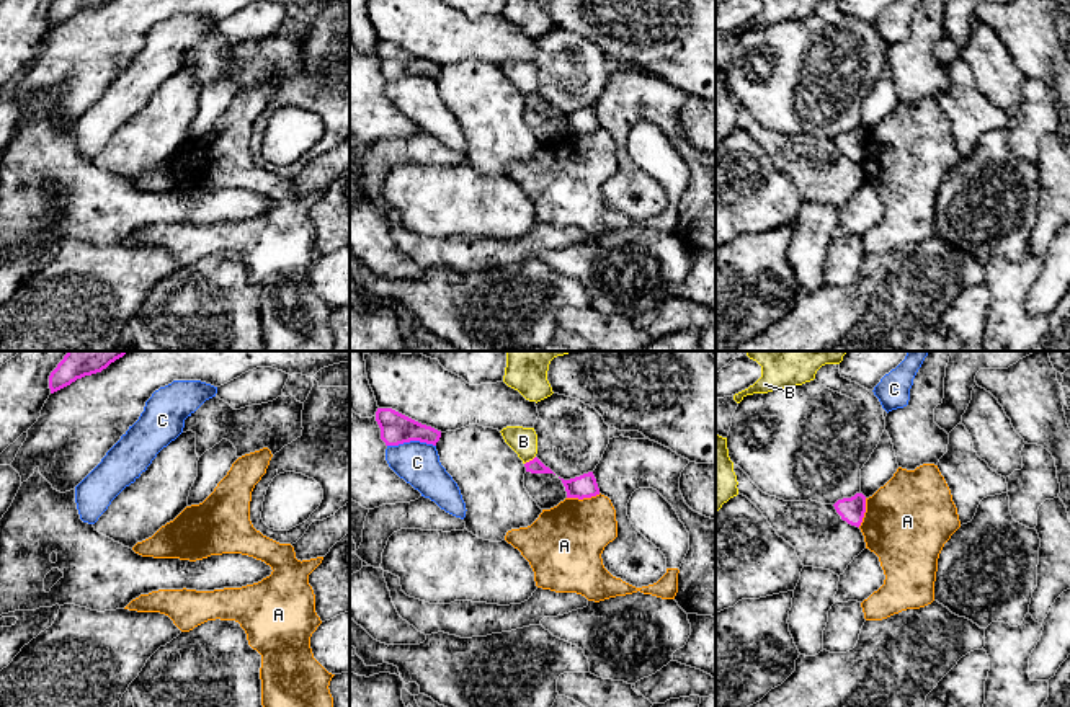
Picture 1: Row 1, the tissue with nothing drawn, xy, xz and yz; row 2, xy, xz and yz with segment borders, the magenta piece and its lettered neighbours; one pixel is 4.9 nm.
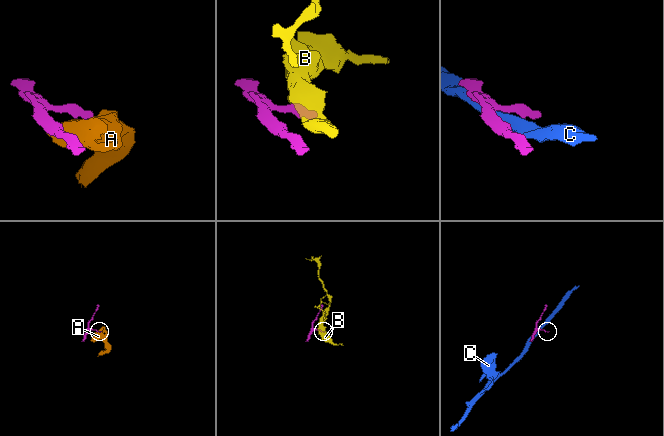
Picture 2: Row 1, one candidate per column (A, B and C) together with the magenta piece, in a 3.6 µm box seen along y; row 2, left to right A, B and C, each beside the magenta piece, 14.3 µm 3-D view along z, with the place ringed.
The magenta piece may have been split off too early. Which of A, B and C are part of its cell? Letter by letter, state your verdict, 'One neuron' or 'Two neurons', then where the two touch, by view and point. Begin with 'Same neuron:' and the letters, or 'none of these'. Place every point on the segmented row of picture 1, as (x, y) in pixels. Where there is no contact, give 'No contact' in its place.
Same neuron: none of these
A: Two neurons. Touches magenta at xz (584, 497)
B: Two neurons. Touches magenta at xz (530, 461)
C: Two neurons. Touches magenta at xz (410, 440)

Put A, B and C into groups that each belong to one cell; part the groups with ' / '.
A / B / C

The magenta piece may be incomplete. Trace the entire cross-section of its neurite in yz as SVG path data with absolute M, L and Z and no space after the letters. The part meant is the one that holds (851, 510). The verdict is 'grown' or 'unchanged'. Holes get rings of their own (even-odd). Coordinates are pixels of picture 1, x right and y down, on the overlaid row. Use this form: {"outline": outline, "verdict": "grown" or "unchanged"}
{"outline": "M856 493L851 498L838 500L833 506L843 521L859 527L866 513L866 496Z", "verdict": "unchanged"}

